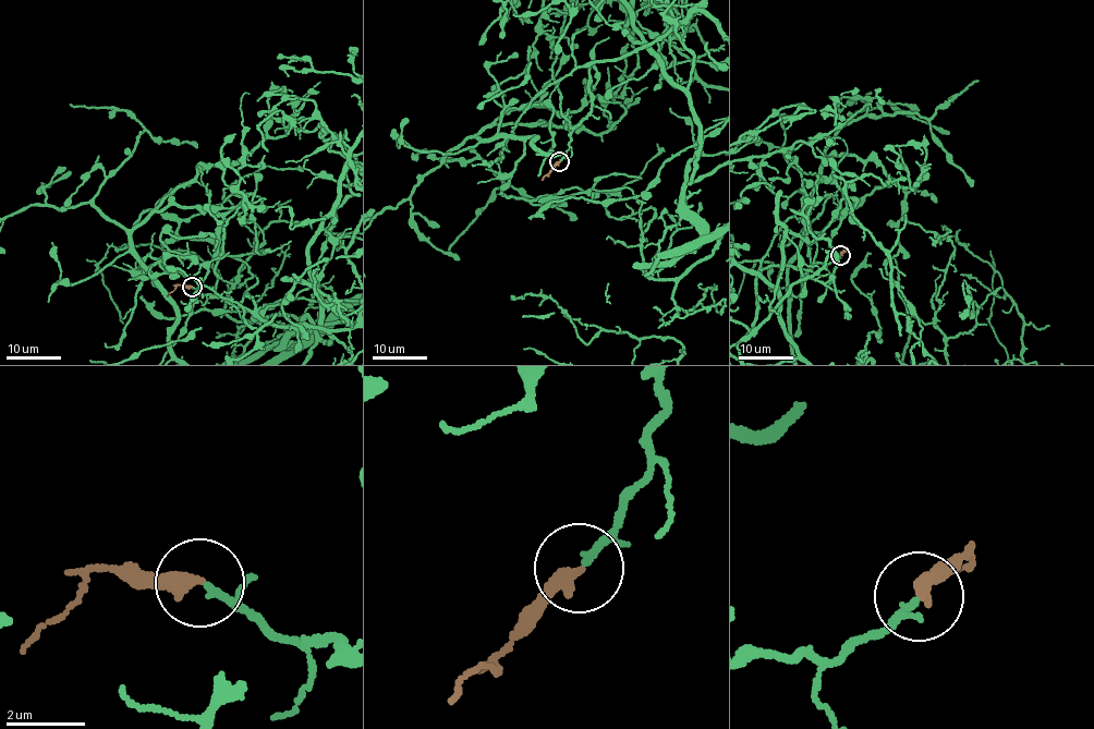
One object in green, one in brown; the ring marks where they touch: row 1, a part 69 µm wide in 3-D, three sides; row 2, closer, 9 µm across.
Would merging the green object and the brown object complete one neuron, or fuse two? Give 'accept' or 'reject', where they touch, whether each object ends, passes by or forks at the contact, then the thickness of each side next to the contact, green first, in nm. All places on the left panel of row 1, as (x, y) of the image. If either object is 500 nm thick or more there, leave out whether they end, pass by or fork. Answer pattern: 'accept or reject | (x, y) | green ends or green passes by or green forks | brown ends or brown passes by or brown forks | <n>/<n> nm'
accept | (192, 287) | green passes by | brown ends | 130/380 nm

